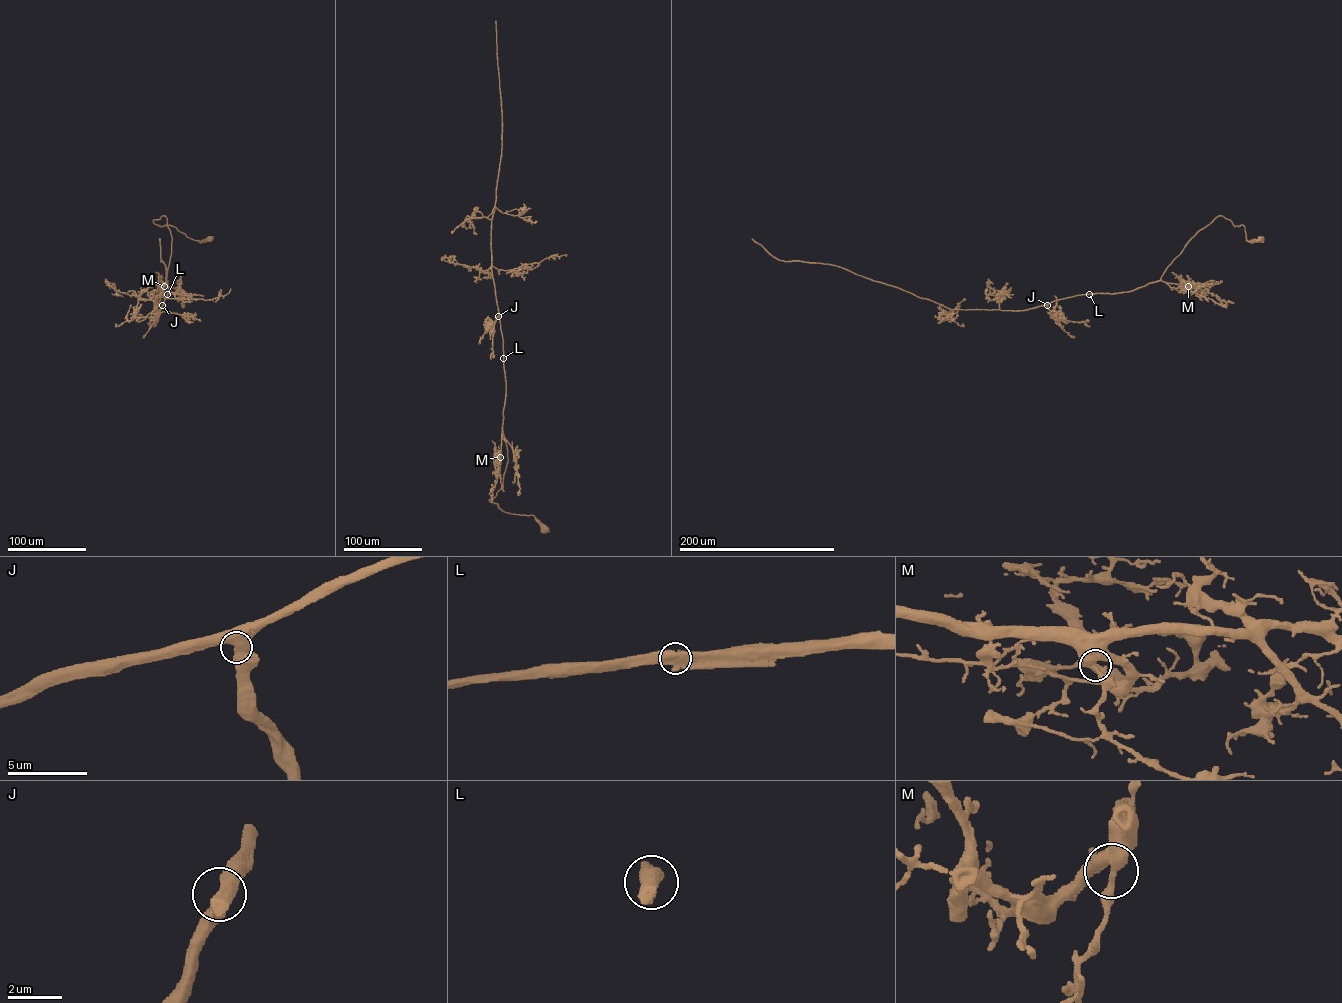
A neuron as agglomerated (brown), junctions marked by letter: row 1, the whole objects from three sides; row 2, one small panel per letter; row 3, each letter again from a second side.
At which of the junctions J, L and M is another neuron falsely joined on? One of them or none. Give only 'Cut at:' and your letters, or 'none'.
Cut at: none

